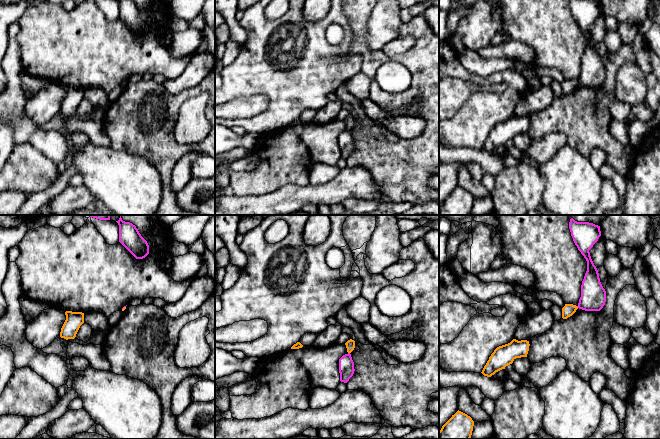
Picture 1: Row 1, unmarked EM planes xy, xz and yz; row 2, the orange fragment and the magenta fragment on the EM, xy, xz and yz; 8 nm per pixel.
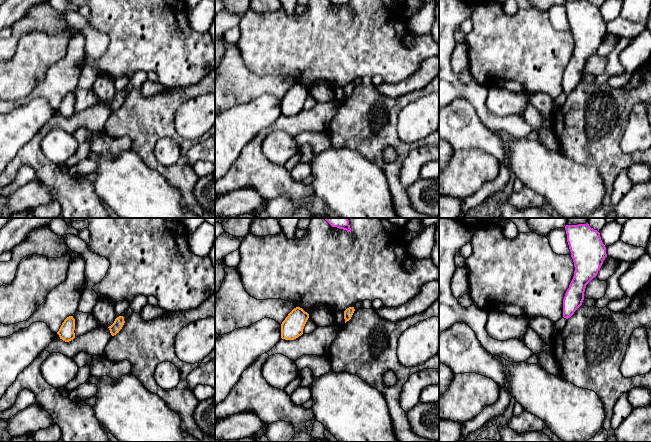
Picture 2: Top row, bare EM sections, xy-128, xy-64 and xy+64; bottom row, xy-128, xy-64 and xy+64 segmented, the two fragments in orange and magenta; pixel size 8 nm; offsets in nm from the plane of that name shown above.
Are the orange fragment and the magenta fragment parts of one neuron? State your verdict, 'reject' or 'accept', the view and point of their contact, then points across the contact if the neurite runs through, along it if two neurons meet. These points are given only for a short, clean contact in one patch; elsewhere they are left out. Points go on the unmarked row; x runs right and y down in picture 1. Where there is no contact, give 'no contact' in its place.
reject | xy (123, 84) | along xy (125, 82), (122, 85)

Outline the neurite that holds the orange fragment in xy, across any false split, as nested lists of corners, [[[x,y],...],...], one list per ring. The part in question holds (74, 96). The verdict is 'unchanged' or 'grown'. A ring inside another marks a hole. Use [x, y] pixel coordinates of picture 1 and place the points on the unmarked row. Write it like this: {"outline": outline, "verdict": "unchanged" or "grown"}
{"outline": [[[66,87],[66,96],[61,104],[60,113],[66,116],[74,115],[80,104],[84,99],[84,89]]], "verdict": "unchanged"}

